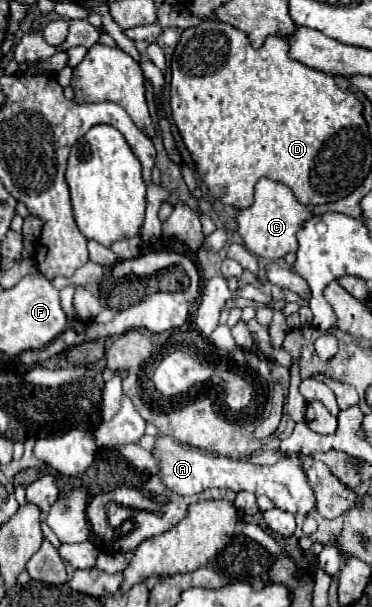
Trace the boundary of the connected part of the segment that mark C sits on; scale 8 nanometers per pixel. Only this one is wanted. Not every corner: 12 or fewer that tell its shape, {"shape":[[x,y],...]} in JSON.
{"shape":[[259,179],[237,213],[247,249],[267,259],[297,251],[311,211],[289,187]]}

